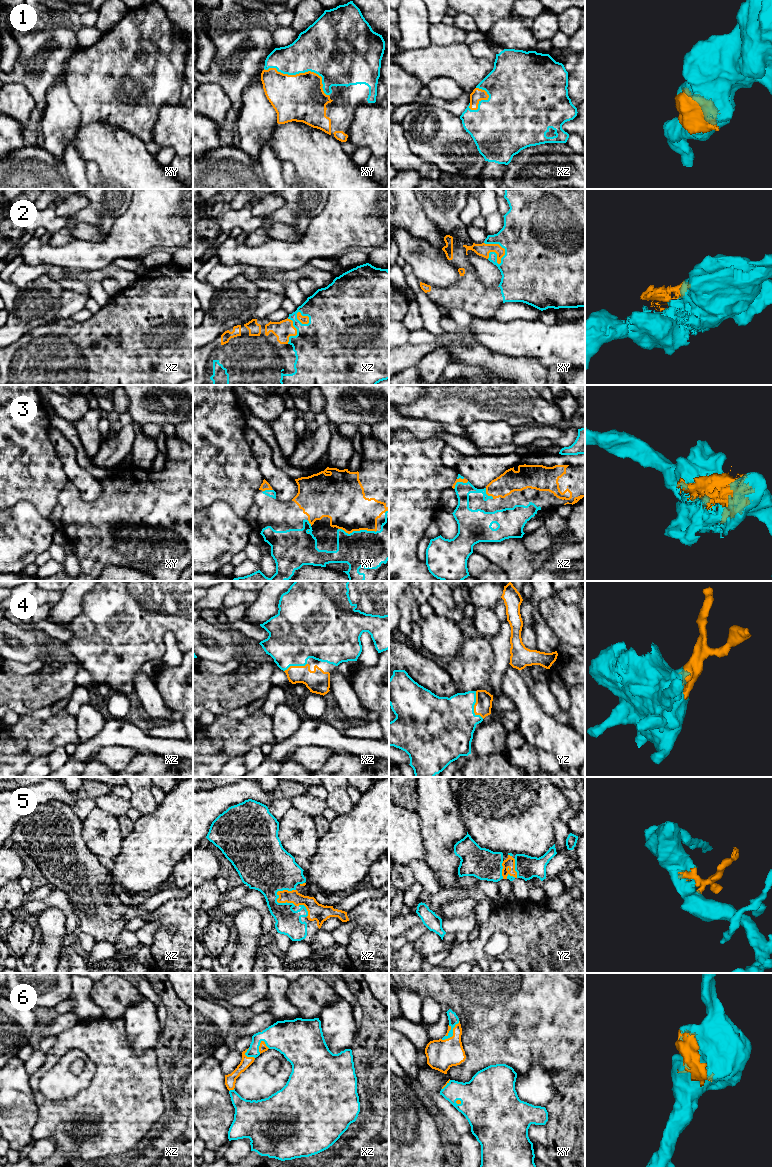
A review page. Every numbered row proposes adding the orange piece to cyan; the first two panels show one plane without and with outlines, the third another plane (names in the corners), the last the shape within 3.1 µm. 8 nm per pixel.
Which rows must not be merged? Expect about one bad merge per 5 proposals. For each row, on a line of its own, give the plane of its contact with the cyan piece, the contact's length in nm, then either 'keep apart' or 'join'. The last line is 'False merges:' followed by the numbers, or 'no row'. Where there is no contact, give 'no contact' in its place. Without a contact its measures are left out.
1: xy | 550 nm | join
2: xy | 220 nm | join
3: xy | 320 nm | join
4: yz | 240 nm | join
5: xz | 190 nm | join
6: xy | 220 nm | join
False merges: no row

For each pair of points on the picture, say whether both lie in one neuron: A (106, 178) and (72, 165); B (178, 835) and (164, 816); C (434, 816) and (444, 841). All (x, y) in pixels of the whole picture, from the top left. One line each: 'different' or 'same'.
A: different
B: same
C: same

